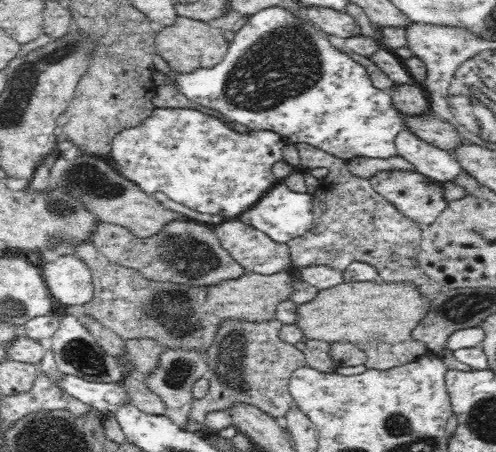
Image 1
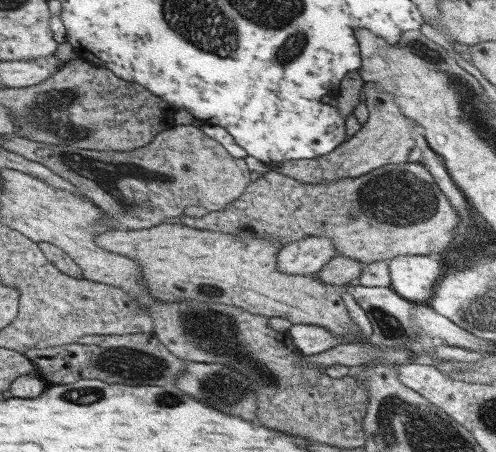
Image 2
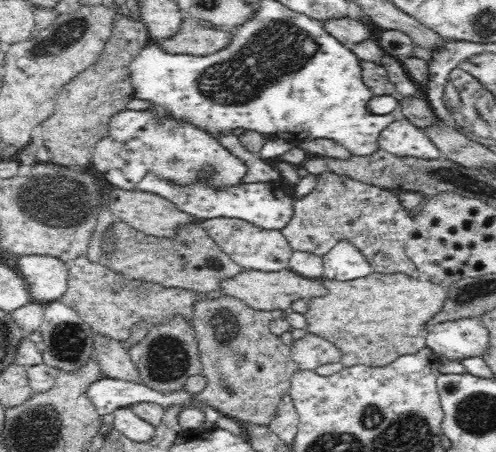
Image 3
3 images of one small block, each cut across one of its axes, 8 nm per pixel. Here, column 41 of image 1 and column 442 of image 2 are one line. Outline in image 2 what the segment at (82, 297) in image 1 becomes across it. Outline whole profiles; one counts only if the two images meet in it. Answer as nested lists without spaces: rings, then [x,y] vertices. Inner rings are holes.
[[[395,256],[387,260],[389,288],[409,302],[427,302],[443,266],[429,256]]]

